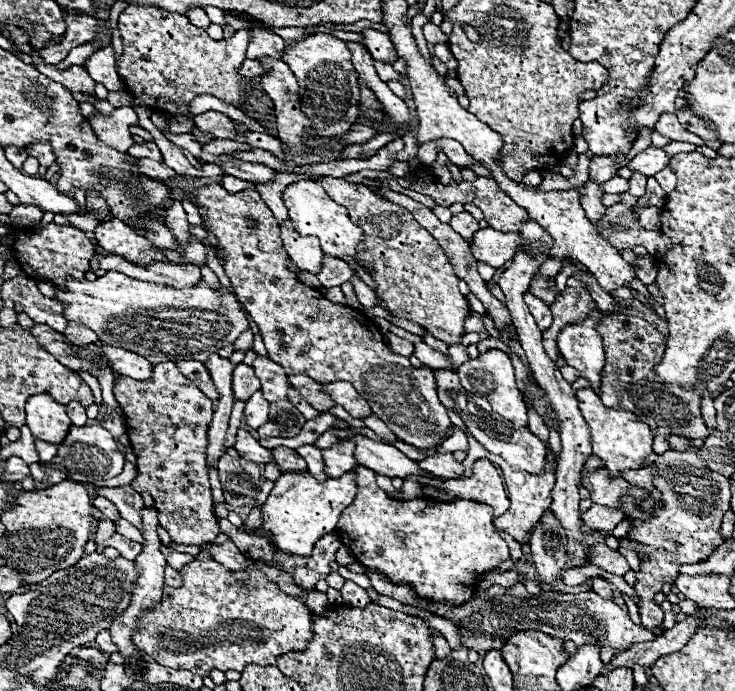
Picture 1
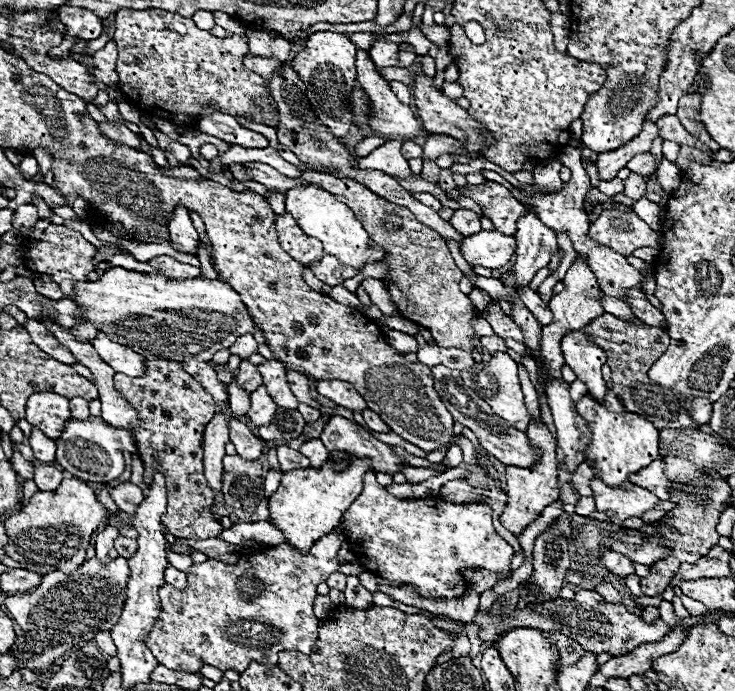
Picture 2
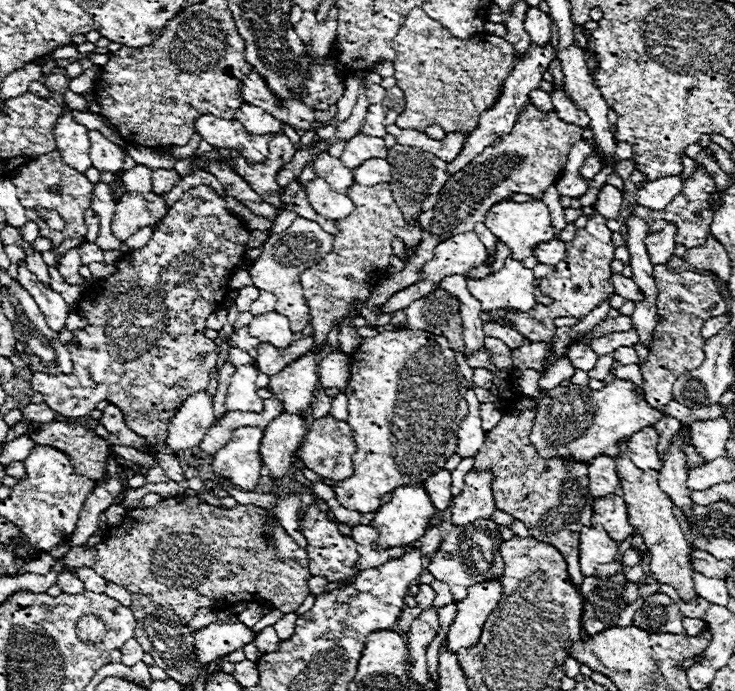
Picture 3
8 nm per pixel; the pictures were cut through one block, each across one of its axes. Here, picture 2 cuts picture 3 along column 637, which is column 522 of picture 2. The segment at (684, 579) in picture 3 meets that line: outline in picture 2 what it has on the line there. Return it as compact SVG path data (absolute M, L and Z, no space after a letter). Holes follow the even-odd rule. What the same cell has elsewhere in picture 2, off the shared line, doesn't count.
M530 420L530 426L528 426L528 438L530 438L530 444L540 448L540 460L530 466L530 468L522 468L522 466L506 466L506 496L508 496L508 502L506 502L506 508L500 516L500 522L504 528L508 528L512 534L522 534L524 528L536 520L540 516L540 512L552 504L554 500L558 500L560 496L560 488L558 488L558 470L560 470L560 464L556 460L556 440L552 436L552 432L548 430L548 426L544 422L536 424L536 420Z

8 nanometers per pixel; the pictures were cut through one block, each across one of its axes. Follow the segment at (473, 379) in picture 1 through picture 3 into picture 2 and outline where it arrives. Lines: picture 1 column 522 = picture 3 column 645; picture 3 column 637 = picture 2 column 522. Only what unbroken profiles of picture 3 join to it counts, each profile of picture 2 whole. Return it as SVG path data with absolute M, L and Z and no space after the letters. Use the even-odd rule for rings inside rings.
M504 352L492 354L492 358L488 362L478 362L472 370L464 370L462 376L464 376L466 386L472 388L474 392L478 392L480 398L492 406L494 414L504 418L508 422L508 426L526 432L528 422L530 422L530 414L526 410L520 380L518 380L518 364L508 354L504 354Z

